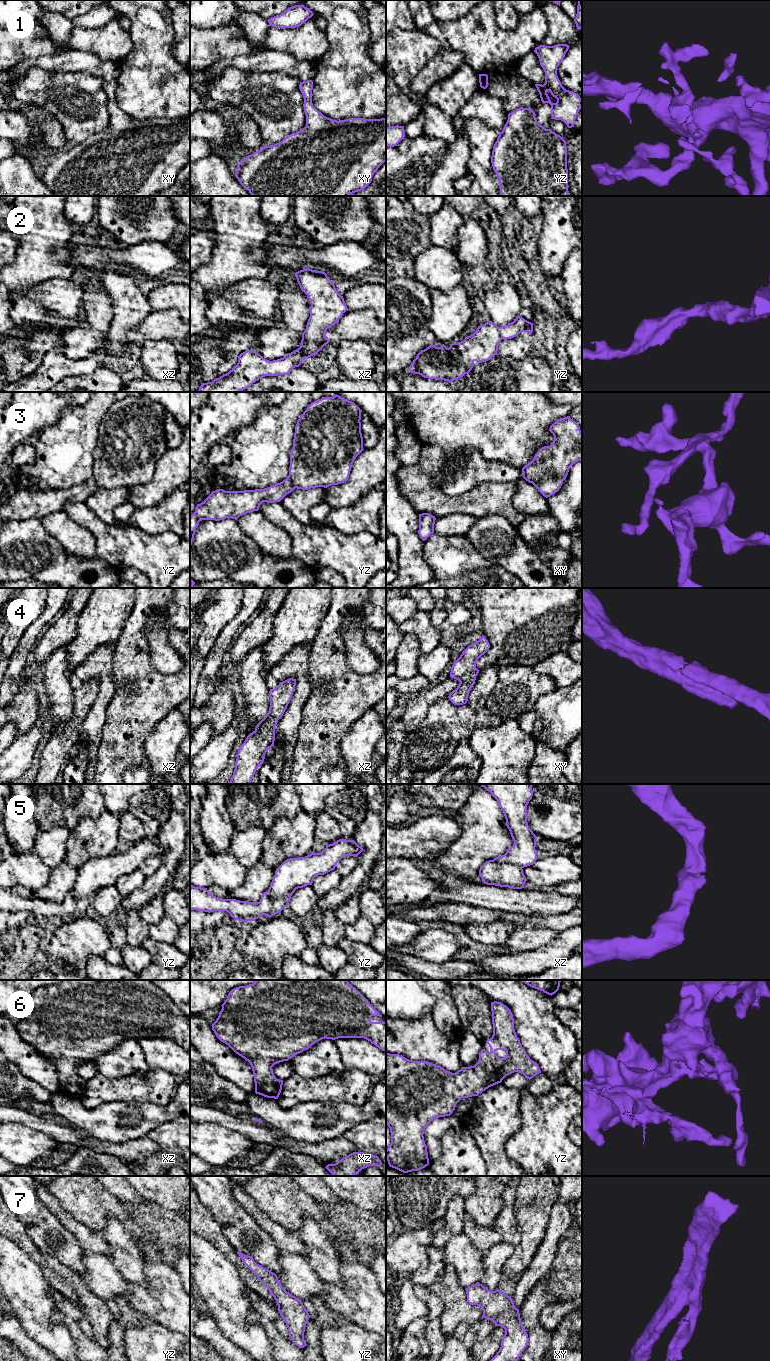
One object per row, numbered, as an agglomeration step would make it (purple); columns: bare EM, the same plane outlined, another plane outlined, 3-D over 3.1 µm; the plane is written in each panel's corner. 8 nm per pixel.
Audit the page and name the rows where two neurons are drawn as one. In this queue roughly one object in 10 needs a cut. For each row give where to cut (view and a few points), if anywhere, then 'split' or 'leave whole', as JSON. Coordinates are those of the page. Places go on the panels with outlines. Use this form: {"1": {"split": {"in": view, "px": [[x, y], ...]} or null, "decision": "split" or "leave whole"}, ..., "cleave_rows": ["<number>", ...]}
{"1": {"split": null, "decision": "leave whole"}, "2": {"split": null, "decision": "leave whole"}, "3": {"split": null, "decision": "leave whole"}, "4": {"split": null, "decision": "leave whole"}, "5": {"split": null, "decision": "leave whole"}, "6": {"split": null, "decision": "leave whole"}, "7": {"split": null, "decision": "leave whole"}, "cleave_rows": []}

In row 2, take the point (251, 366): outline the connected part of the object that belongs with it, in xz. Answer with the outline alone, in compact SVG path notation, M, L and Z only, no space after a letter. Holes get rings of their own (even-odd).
M306 268L296 272L295 277L311 304L300 347L273 361L254 350L247 350L238 356L237 365L228 373L203 383L198 392L242 392L265 376L287 375L330 342L326 336L327 329L334 326L348 310L343 296L323 271Z

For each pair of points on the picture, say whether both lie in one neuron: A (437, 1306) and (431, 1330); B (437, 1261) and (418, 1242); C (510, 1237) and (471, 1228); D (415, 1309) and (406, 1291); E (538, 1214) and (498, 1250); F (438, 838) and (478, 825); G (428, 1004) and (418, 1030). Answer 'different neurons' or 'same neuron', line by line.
A: different neurons
B: different neurons
C: different neurons
D: same neuron
E: different neurons
F: different neurons
G: different neurons

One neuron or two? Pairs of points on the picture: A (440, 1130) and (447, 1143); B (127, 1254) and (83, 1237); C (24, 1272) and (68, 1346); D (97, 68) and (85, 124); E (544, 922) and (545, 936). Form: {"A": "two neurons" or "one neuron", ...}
{"A": "two neurons", "B": "two neurons", "C": "one neuron", "D": "two neurons", "E": "two neurons"}

